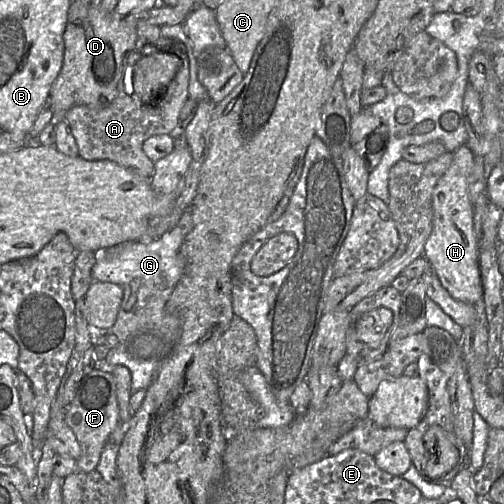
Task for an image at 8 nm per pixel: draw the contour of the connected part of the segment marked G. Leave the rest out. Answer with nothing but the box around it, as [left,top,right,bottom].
[92,206,192,393]

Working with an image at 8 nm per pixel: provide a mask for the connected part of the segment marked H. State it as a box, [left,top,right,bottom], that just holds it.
[424,145,484,305]

